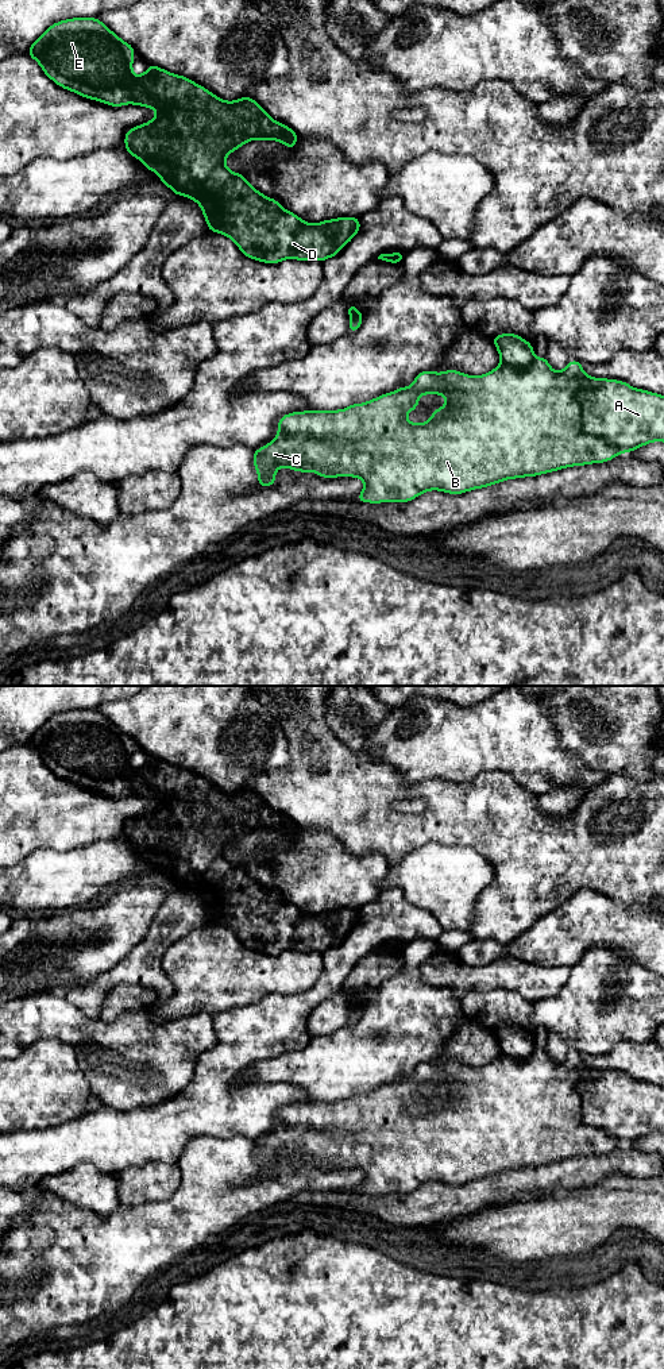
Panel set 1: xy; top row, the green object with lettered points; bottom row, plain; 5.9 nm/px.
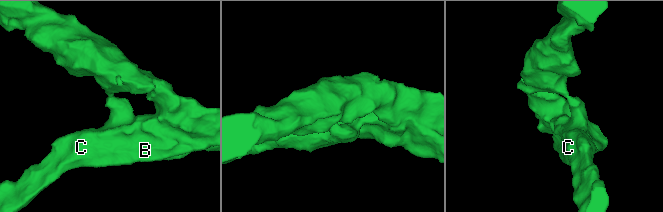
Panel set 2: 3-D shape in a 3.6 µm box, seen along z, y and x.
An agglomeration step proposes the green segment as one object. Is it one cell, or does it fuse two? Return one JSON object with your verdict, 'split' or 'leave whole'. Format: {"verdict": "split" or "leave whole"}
{"verdict": "split"}

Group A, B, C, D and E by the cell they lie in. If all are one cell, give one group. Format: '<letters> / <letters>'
A D E / B C

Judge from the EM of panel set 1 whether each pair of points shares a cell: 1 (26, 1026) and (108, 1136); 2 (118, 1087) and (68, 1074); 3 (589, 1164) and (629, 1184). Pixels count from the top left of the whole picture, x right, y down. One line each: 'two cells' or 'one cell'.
1: two cells
2: two cells
3: two cells

